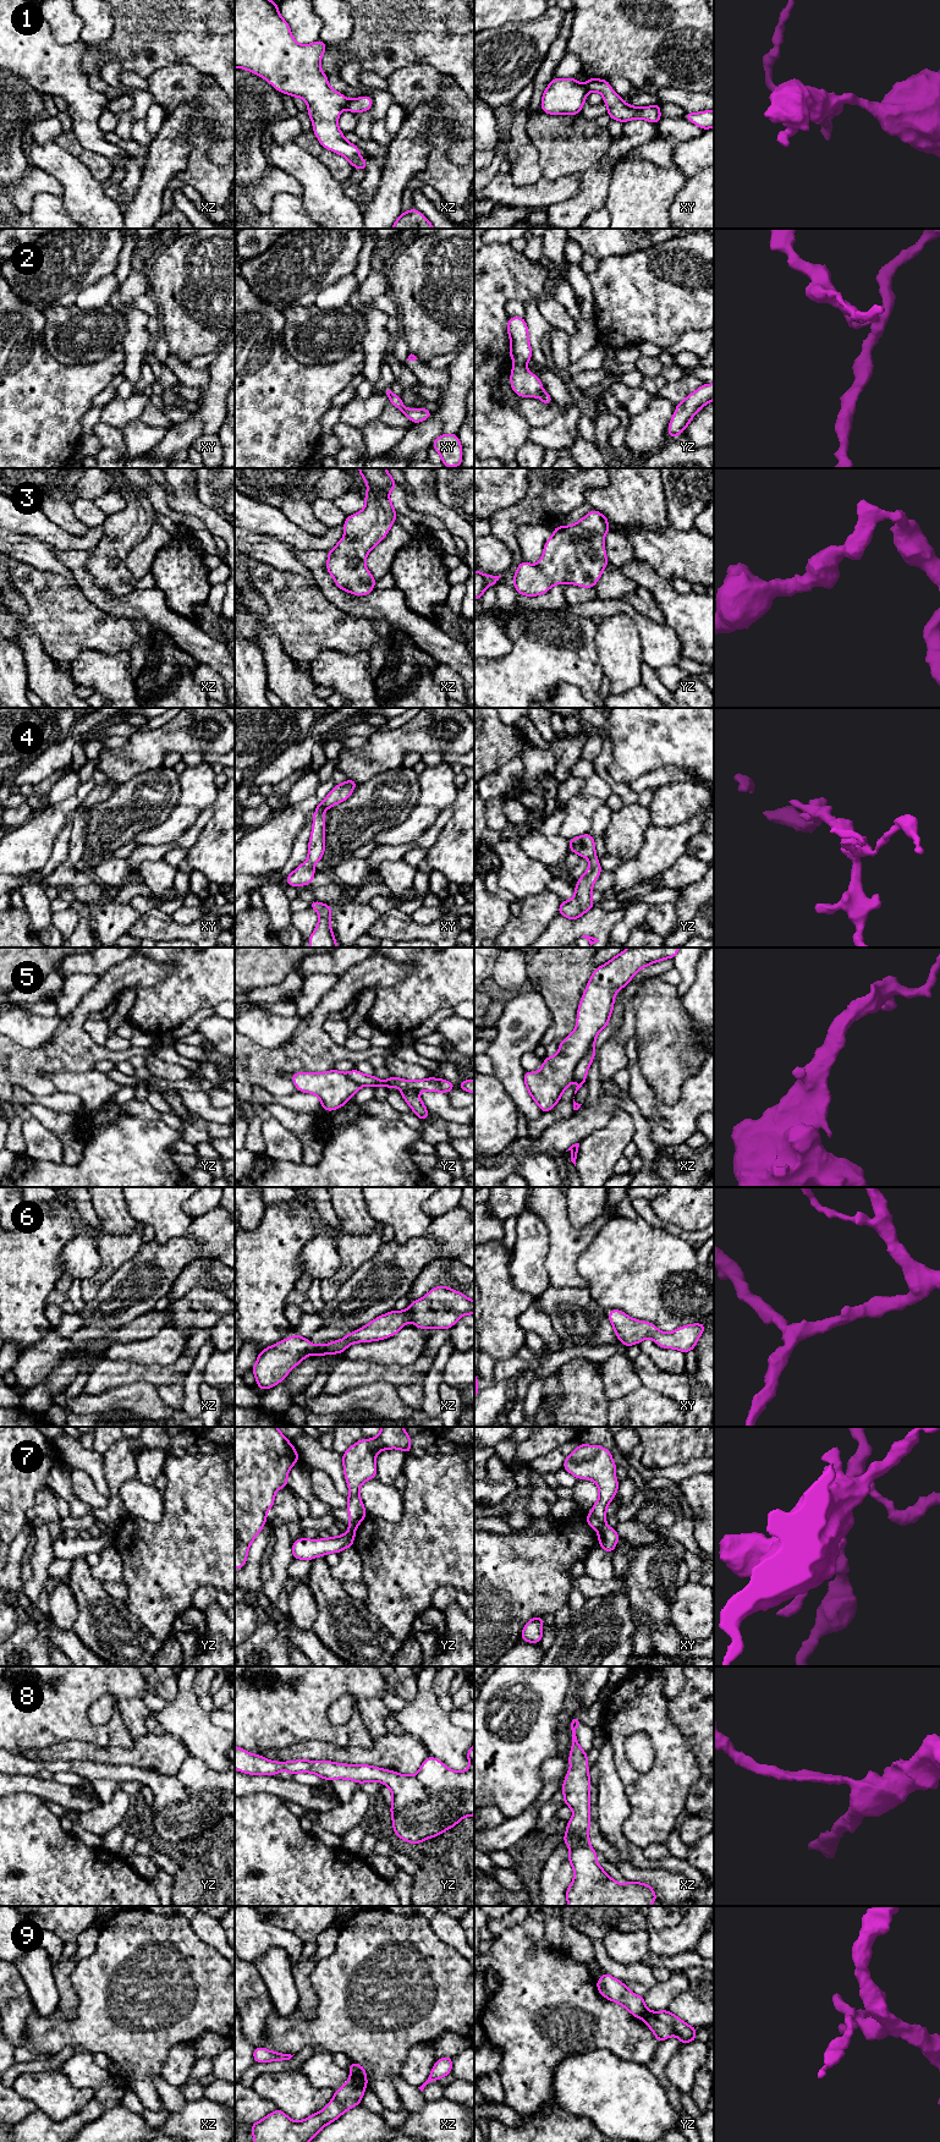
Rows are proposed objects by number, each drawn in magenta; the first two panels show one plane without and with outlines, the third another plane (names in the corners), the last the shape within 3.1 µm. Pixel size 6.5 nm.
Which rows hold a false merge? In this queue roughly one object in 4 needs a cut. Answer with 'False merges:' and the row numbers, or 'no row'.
False merges: 1, 5, 7, 9

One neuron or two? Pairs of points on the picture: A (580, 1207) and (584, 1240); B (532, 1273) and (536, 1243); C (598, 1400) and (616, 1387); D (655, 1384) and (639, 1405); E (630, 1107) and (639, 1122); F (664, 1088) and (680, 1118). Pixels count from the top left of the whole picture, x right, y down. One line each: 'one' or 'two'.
A: two
B: one
C: two
D: two
E: one
F: two

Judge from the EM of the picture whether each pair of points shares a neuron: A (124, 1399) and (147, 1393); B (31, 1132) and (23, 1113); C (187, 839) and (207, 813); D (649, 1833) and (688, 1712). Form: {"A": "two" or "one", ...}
{"A": "one", "B": "two", "C": "one", "D": "two"}

